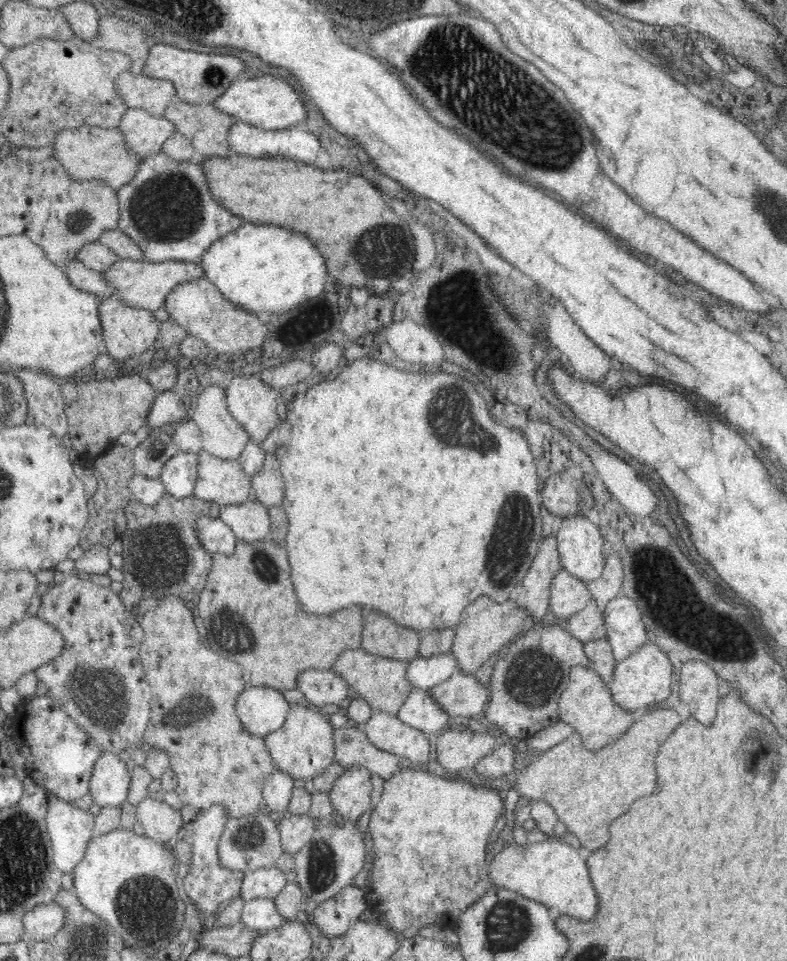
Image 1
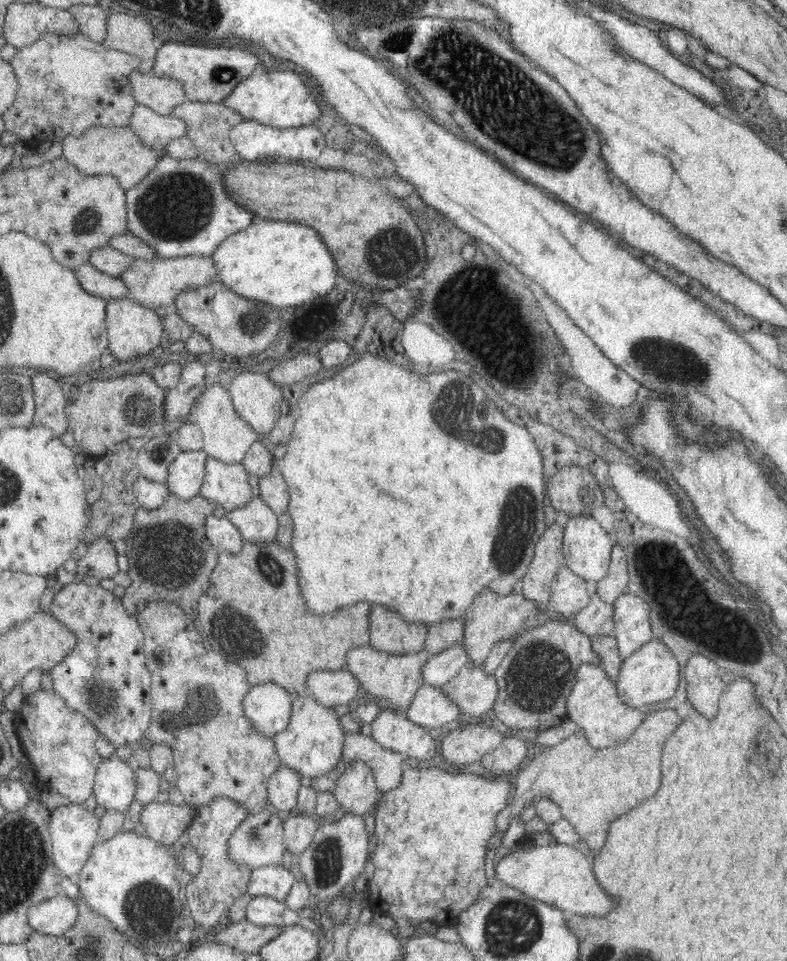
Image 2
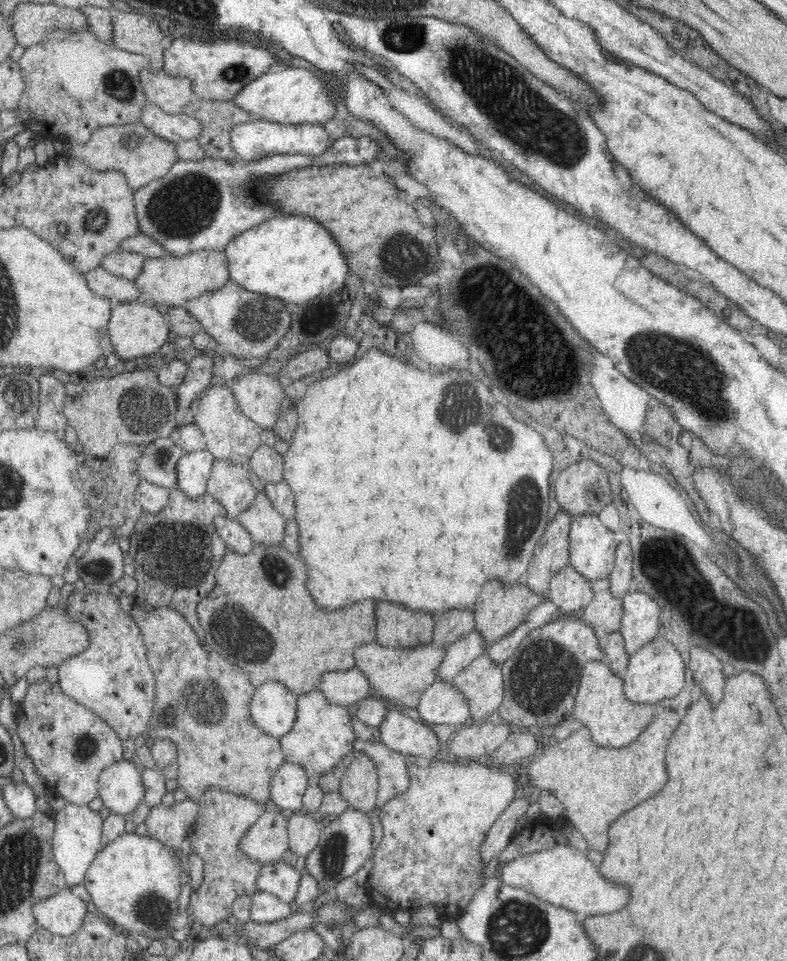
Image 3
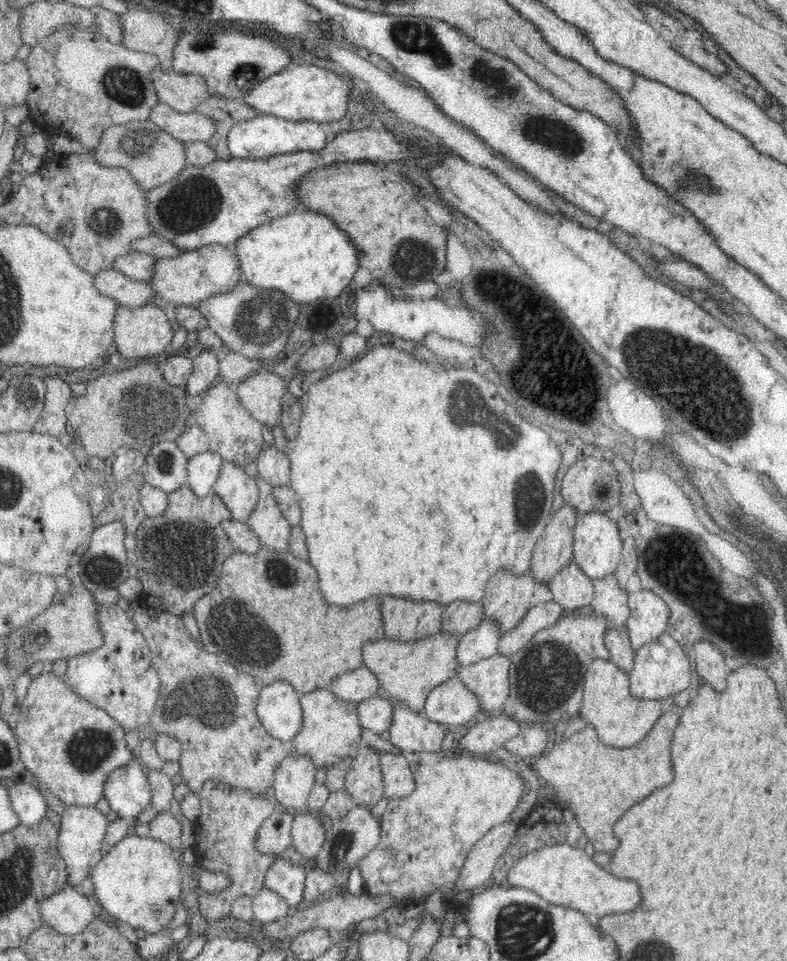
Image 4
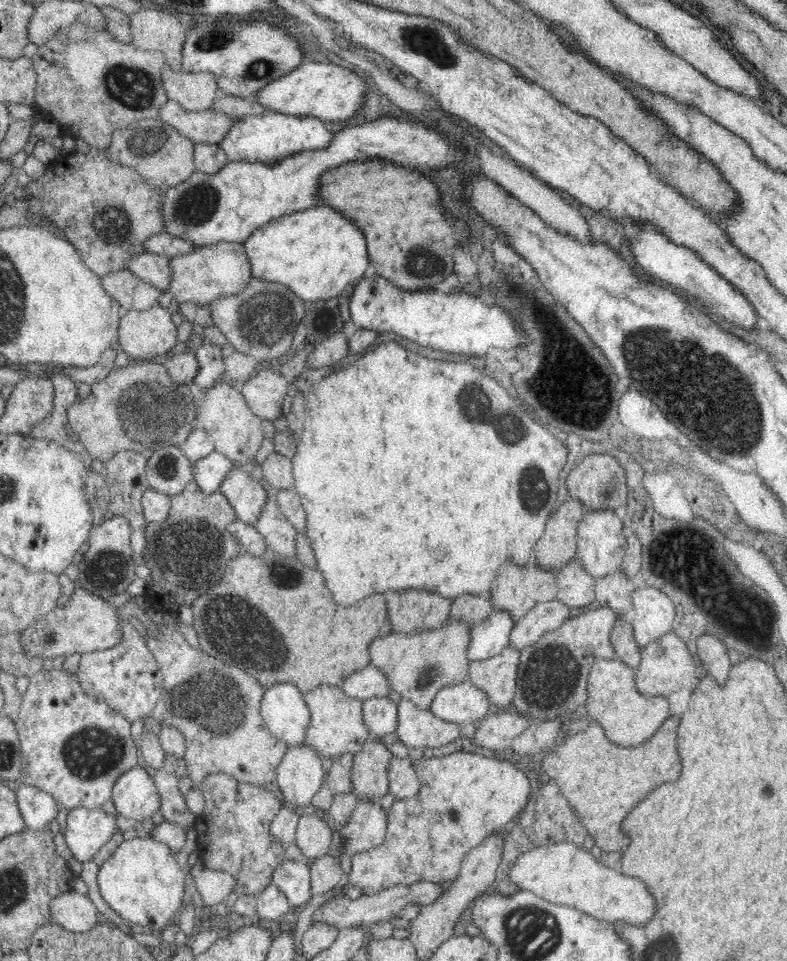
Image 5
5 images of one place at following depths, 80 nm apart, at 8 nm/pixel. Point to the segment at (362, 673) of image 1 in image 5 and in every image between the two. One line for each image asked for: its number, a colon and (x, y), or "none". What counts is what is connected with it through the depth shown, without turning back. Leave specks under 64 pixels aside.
2: (392, 681)
3: (399, 675)
4: (408, 671)
5: (418, 665)

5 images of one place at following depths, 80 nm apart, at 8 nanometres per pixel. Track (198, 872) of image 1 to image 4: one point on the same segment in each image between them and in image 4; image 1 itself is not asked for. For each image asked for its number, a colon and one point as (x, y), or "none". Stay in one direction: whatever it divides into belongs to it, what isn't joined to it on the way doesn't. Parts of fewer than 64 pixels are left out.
2: (220, 881)
3: (223, 819)
4: (230, 818)

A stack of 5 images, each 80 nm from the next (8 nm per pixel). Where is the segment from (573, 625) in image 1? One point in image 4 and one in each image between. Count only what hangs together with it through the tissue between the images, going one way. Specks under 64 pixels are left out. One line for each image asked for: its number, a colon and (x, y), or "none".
2: (595, 619)
3: (604, 614)
4: (609, 600)

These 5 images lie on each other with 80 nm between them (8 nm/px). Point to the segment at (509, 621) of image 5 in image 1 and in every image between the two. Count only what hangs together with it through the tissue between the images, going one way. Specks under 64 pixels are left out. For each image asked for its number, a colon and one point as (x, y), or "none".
1: (424, 672)
2: (440, 668)
3: (459, 655)
4: (481, 642)

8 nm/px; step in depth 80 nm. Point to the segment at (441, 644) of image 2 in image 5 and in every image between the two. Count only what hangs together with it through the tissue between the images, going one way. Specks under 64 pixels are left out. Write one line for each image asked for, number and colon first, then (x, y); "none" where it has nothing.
3: (452, 624)
4: (459, 617)
5: (473, 609)

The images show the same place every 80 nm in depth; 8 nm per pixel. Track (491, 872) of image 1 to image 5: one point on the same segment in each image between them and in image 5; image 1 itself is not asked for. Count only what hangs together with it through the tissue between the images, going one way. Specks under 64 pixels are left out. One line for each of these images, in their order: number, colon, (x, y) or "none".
2: (560, 875)
3: (563, 876)
4: (561, 874)
5: (561, 873)

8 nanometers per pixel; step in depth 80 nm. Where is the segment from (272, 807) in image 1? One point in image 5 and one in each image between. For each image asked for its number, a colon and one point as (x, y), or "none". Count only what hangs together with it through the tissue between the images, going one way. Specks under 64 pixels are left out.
2: (282, 790)
3: (289, 782)
4: (293, 780)
5: (301, 774)

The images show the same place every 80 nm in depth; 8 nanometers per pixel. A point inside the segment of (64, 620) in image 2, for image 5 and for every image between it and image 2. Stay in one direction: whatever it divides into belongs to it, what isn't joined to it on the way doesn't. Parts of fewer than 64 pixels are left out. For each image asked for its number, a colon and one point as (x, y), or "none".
3: (112, 678)
4: (119, 678)
5: (127, 676)

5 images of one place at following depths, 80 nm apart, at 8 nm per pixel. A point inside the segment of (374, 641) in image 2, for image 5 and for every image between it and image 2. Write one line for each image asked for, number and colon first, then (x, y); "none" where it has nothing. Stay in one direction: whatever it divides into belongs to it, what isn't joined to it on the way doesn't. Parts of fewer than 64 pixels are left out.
3: (397, 626)
4: (404, 619)
5: (410, 610)

